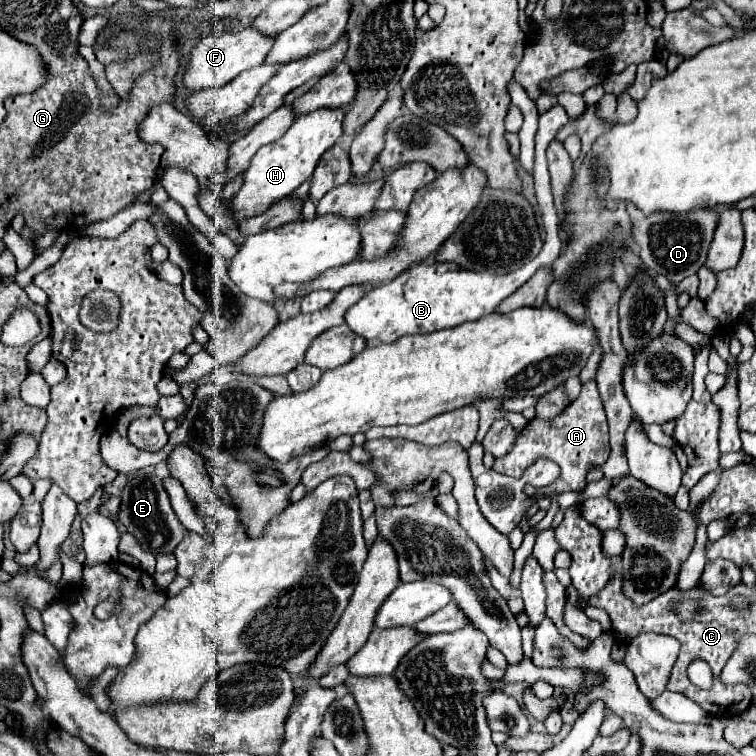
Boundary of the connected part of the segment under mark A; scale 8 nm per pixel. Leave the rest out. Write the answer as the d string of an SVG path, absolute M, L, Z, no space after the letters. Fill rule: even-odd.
M595 381L583 383L581 395L567 405L565 411L561 411L557 417L543 421L543 419L531 419L527 427L521 431L521 435L515 439L513 449L495 461L493 469L501 475L509 475L519 479L525 471L525 463L535 463L537 455L549 457L561 467L561 477L551 483L549 487L543 487L543 493L559 493L559 491L583 491L587 481L585 475L593 465L603 465L609 457L609 431L607 431L607 419L603 411L603 403L597 391Z

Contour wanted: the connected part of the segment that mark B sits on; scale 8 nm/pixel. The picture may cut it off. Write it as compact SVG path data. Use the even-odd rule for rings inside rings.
M555 105L553 109L549 109L547 113L543 113L539 117L539 131L535 137L533 179L535 179L535 197L537 197L539 209L543 213L546 239L541 251L531 263L523 265L521 269L516 269L513 273L497 275L497 273L488 271L467 271L453 263L431 263L429 265L429 261L425 261L421 265L415 265L413 269L407 269L393 281L369 289L353 307L347 309L345 323L349 325L349 329L355 335L363 337L365 341L377 339L383 343L393 343L403 335L433 333L439 329L457 327L465 321L477 321L479 317L493 313L495 307L505 297L515 293L539 267L550 267L559 256L562 242L558 235L557 211L553 205L545 149L547 149L549 141L555 139L555 133L559 131L559 127L565 125L567 121L569 121L569 115L561 105Z

